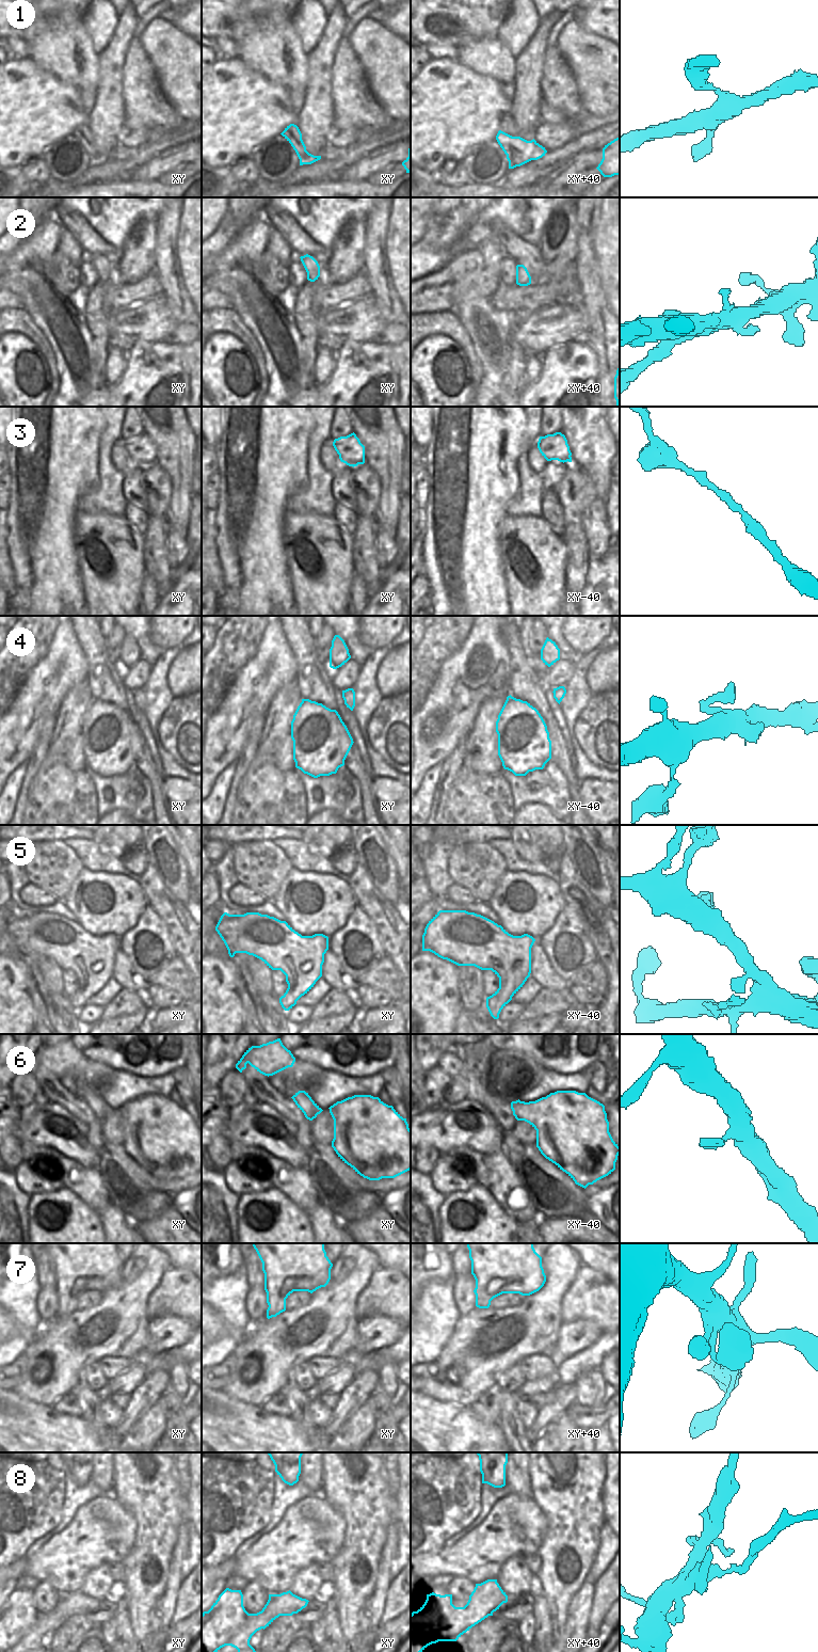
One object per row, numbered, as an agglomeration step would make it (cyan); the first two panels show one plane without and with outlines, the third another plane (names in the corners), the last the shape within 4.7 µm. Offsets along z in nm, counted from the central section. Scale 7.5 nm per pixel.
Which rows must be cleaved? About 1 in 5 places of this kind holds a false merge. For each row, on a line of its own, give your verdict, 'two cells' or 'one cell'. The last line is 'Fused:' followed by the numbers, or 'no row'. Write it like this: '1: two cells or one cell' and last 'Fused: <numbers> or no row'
1: one cell
2: one cell
3: one cell
4: one cell
5: one cell
6: one cell
7: one cell
8: two cells
Fused: 8

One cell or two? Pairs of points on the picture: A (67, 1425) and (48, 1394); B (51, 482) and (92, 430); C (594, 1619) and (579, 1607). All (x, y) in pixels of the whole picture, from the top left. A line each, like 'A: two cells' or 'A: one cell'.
A: two cells
B: one cell
C: two cells

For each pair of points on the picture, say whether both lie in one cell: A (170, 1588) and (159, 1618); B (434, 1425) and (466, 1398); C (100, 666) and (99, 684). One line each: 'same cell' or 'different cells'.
A: same cell
B: different cells
C: same cell

